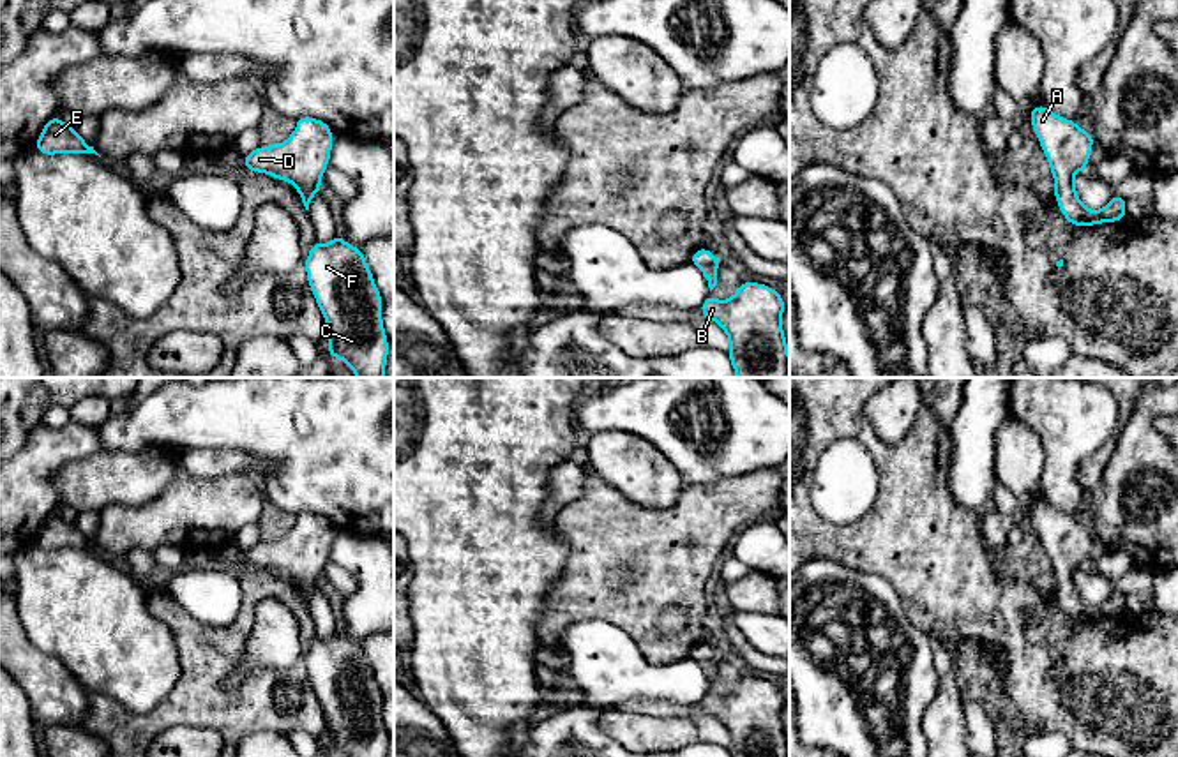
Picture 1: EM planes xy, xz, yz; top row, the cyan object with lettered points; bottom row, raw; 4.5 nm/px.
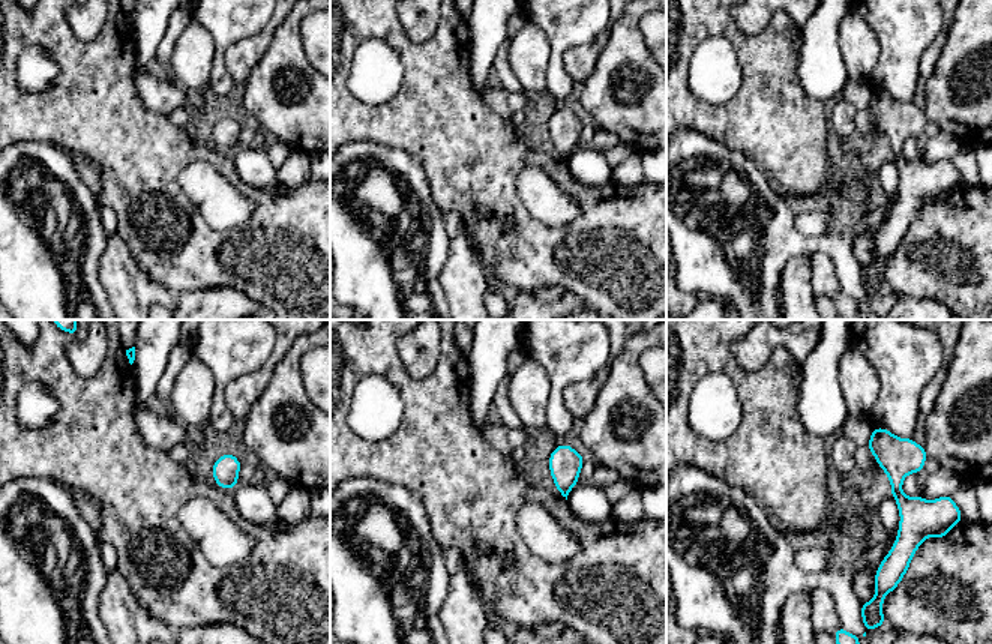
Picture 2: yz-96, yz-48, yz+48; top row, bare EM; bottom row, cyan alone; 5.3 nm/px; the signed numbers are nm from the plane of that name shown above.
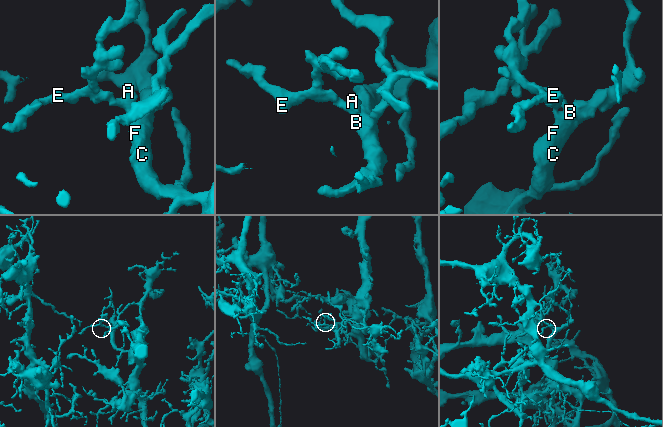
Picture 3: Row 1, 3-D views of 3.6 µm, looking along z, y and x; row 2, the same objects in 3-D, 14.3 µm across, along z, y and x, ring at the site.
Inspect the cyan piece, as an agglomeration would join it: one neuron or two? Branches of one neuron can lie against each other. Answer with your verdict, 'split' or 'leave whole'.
leave whole

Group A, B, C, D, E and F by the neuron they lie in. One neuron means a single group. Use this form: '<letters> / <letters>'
A B C D E F

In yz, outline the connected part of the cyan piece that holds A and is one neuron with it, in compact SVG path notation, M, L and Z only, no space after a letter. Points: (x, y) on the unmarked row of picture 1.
M1044 499L1030 505L1031 522L1054 572L1054 591L1063 612L1072 621L1093 621L1116 618L1127 612L1127 595L1114 588L1113 595L1100 605L1086 603L1076 589L1074 570L1088 565L1093 542L1091 528L1081 524L1074 515L1054 510Z

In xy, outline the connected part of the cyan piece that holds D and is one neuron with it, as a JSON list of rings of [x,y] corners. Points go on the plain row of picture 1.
[[[298,512],[291,531],[272,542],[261,540],[244,551],[245,566],[267,568],[288,575],[309,605],[313,591],[321,586],[321,570],[328,563],[332,524],[311,512]]]

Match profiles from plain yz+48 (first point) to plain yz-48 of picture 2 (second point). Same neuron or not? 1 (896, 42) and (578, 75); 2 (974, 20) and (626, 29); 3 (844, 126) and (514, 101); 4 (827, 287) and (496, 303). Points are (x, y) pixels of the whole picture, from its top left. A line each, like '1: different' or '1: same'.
1: different
2: same
3: same
4: same

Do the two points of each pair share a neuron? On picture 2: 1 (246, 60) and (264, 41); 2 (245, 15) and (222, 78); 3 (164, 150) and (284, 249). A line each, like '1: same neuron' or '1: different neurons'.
1: same neuron
2: same neuron
3: same neuron

